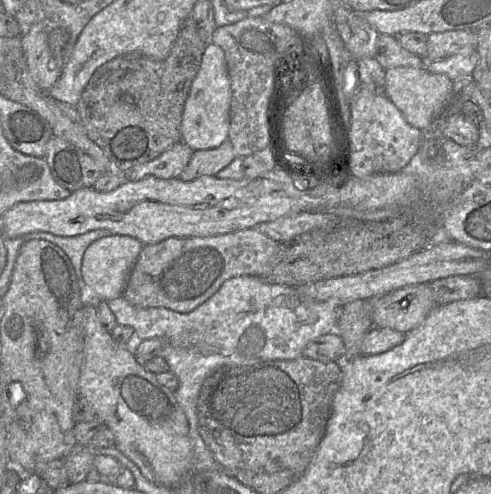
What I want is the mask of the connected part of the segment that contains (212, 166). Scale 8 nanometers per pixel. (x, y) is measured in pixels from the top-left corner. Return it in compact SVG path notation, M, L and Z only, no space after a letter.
M228 140L213 149L195 150L178 178L182 181L193 181L203 176L215 176L227 167L235 157L233 145Z

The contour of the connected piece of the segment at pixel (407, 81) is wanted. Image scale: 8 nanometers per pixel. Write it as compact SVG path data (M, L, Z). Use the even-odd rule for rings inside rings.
M395 67L385 71L385 95L397 106L405 120L420 131L428 131L456 93L455 83L444 74L420 68Z

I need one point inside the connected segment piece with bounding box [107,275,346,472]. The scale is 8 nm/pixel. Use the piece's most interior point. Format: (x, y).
(248, 320)

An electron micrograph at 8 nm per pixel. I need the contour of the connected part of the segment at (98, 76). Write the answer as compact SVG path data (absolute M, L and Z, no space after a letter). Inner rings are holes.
M191 13L165 59L154 60L139 53L126 53L105 63L94 73L75 108L88 137L104 150L120 170L127 171L136 165L148 163L182 140L185 104L207 46Z

